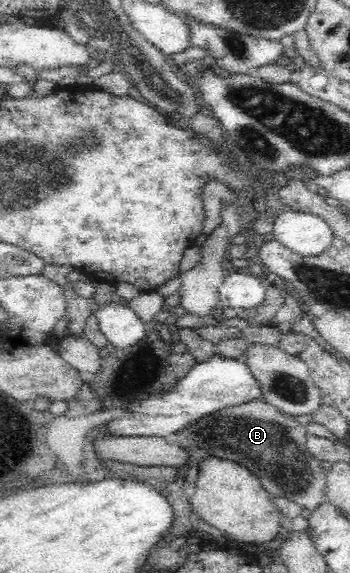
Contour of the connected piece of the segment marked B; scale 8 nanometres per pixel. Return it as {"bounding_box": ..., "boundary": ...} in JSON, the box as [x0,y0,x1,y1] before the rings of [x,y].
{"bounding_box":[172,400,326,511],"boundary":[[[264,400],[250,401],[202,417],[172,436],[178,446],[205,449],[209,456],[244,465],[274,497],[286,497],[302,509],[315,511],[325,503],[326,471],[308,451],[307,432],[295,416],[283,414]]]}

